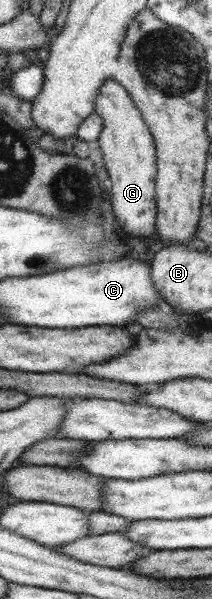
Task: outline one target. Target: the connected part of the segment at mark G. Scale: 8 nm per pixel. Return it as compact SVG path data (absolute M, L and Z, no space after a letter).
M113 79L105 80L98 87L97 94L94 95L94 113L100 117L102 121L102 130L98 136L98 146L103 154L103 166L110 178L110 204L112 204L112 212L116 216L116 224L125 234L136 237L138 239L146 238L155 232L156 227L156 146L152 141L152 136L149 134L149 128L146 128L144 118L141 117L141 112L133 104L133 99Z

